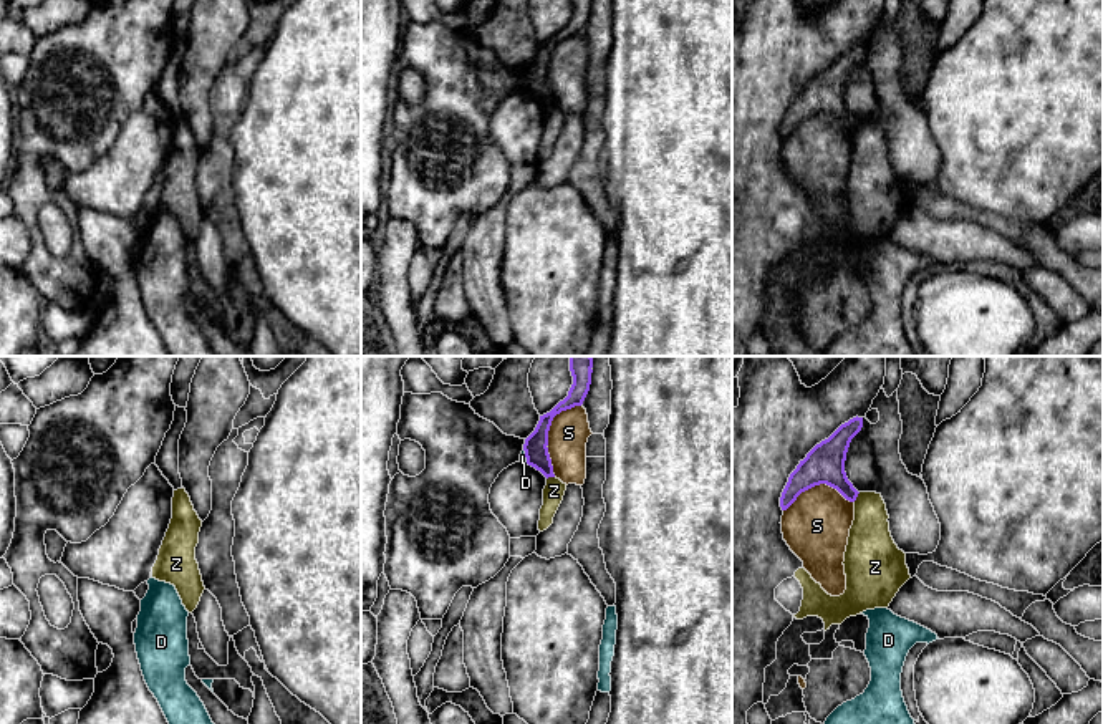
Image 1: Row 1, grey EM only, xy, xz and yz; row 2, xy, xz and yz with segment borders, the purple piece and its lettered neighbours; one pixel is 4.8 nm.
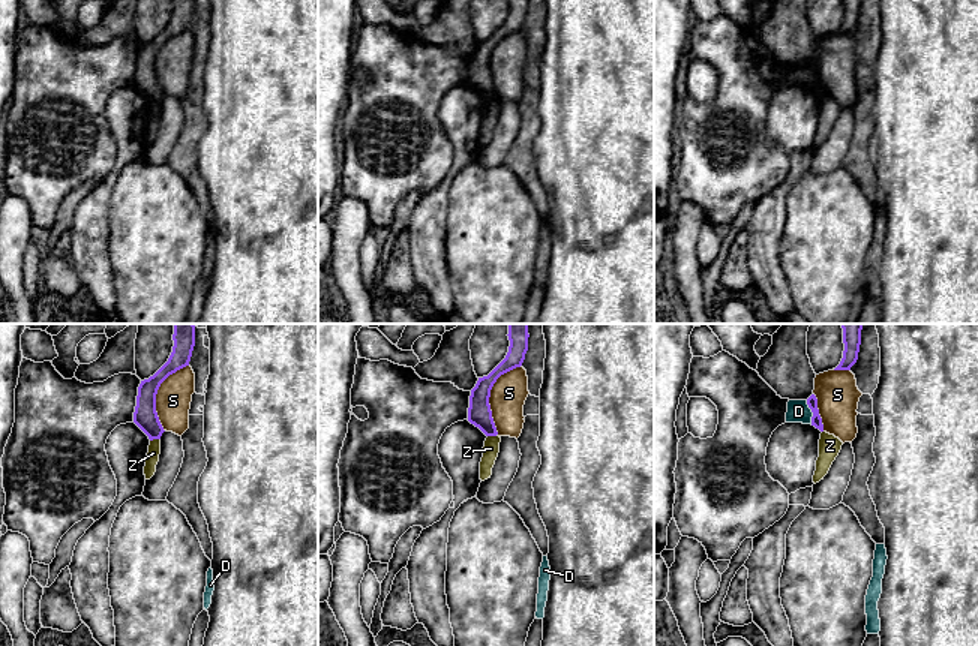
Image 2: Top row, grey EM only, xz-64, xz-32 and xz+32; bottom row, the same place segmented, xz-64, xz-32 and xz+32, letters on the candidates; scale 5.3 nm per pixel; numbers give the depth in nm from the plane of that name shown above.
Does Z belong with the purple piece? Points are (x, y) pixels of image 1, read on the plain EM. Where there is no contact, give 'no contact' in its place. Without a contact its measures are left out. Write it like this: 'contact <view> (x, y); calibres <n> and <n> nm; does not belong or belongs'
contact yz (857, 125); calibres 190 and 220 nm; does not belong

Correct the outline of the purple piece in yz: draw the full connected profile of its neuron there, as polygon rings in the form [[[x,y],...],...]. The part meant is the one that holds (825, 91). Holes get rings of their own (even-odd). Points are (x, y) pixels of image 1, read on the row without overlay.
[[[853,46],[841,53],[828,68],[816,73],[797,98],[790,103],[780,126],[782,139],[787,139],[797,126],[820,113],[836,118],[846,129],[855,131],[858,119],[845,101],[846,81],[851,68],[861,60],[863,46]]]

